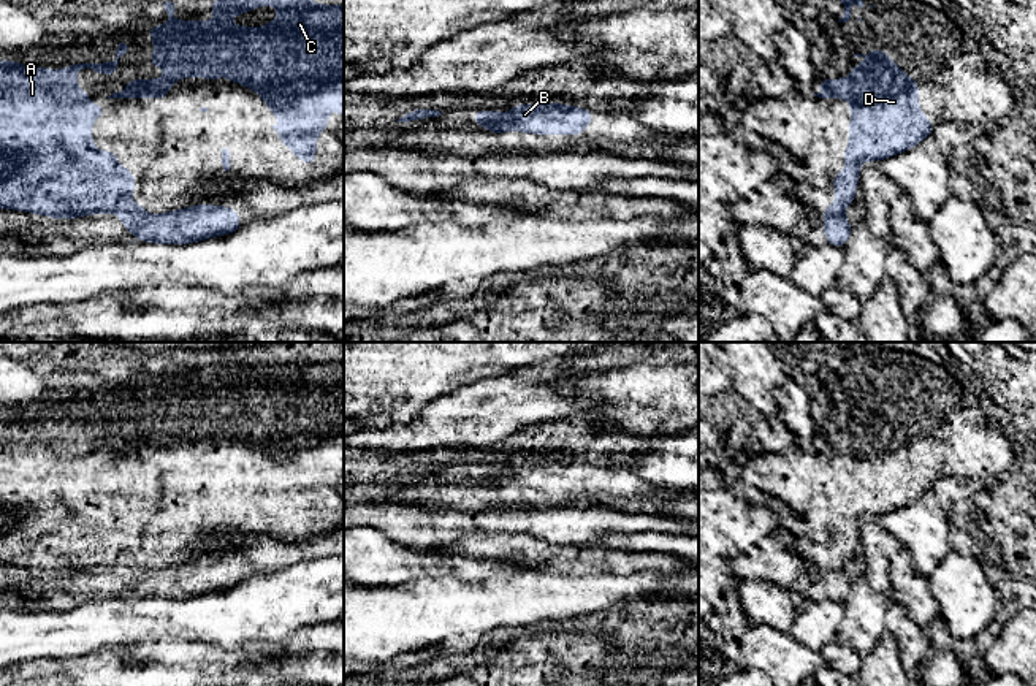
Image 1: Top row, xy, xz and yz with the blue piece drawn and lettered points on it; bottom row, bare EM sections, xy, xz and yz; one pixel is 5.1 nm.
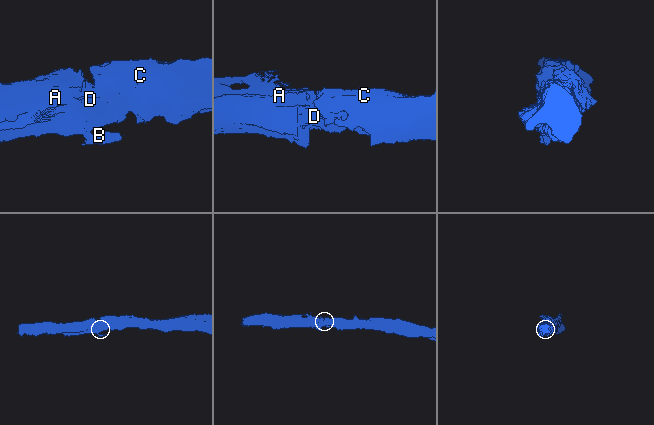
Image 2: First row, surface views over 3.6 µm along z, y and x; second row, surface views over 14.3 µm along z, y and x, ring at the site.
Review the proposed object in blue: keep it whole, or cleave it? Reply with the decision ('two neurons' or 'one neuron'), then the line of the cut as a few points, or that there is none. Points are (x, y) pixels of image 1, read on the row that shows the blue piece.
two neurons; cut in xy along (119, 211), (143, 216)

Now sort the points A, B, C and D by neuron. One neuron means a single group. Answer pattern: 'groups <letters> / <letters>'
groups A C D / B

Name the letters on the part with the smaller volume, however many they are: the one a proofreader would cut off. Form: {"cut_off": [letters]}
{"cut_off": ["B"]}

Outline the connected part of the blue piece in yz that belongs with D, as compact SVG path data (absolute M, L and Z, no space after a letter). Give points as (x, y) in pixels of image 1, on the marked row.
M870 49L865 57L868 62L854 65L849 79L817 79L822 90L814 97L851 100L849 147L841 154L847 160L847 168L833 177L838 198L835 204L824 208L824 215L840 215L854 203L862 160L878 162L905 152L931 135L935 128L919 109L917 81L909 79L881 49Z

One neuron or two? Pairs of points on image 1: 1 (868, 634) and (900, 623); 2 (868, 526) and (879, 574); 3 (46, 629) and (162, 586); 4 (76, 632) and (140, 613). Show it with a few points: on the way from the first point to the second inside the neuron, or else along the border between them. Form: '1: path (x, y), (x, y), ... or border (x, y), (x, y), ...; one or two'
1: border (892, 601), (886, 612), (886, 631); two
2: path (868, 537), (876, 563); one
3: border (143, 596), (181, 598); two
4: path (92, 626), (124, 621); one

